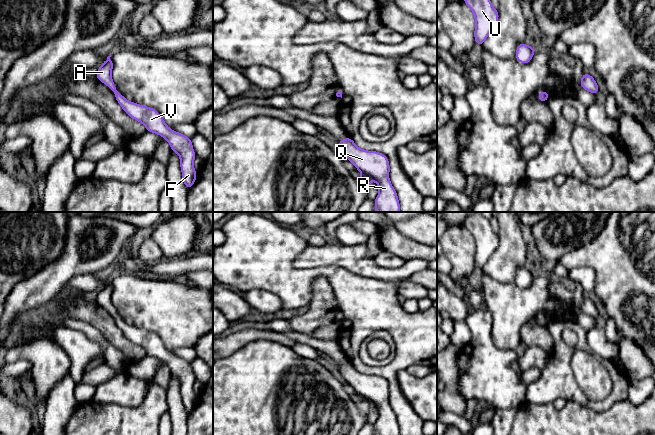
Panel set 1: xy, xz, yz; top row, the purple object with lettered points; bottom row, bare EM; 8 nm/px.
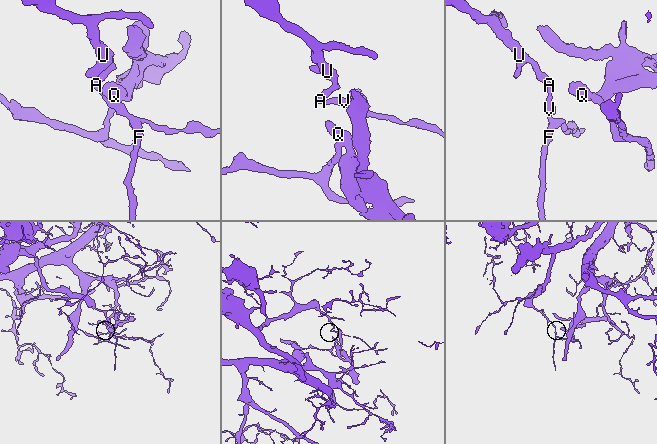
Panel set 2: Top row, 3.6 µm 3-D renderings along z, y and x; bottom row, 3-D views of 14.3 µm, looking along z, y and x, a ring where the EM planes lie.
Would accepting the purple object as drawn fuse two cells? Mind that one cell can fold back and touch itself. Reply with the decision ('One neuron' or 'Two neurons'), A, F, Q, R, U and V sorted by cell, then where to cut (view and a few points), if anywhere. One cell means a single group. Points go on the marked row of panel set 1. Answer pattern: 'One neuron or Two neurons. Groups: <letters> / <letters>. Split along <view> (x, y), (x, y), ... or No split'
One neuron. Groups: A F Q R U V. No split

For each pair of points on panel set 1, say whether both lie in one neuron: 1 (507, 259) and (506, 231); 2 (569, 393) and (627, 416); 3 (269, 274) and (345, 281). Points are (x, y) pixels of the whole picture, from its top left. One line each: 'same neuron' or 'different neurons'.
1: same neuron
2: different neurons
3: same neuron

